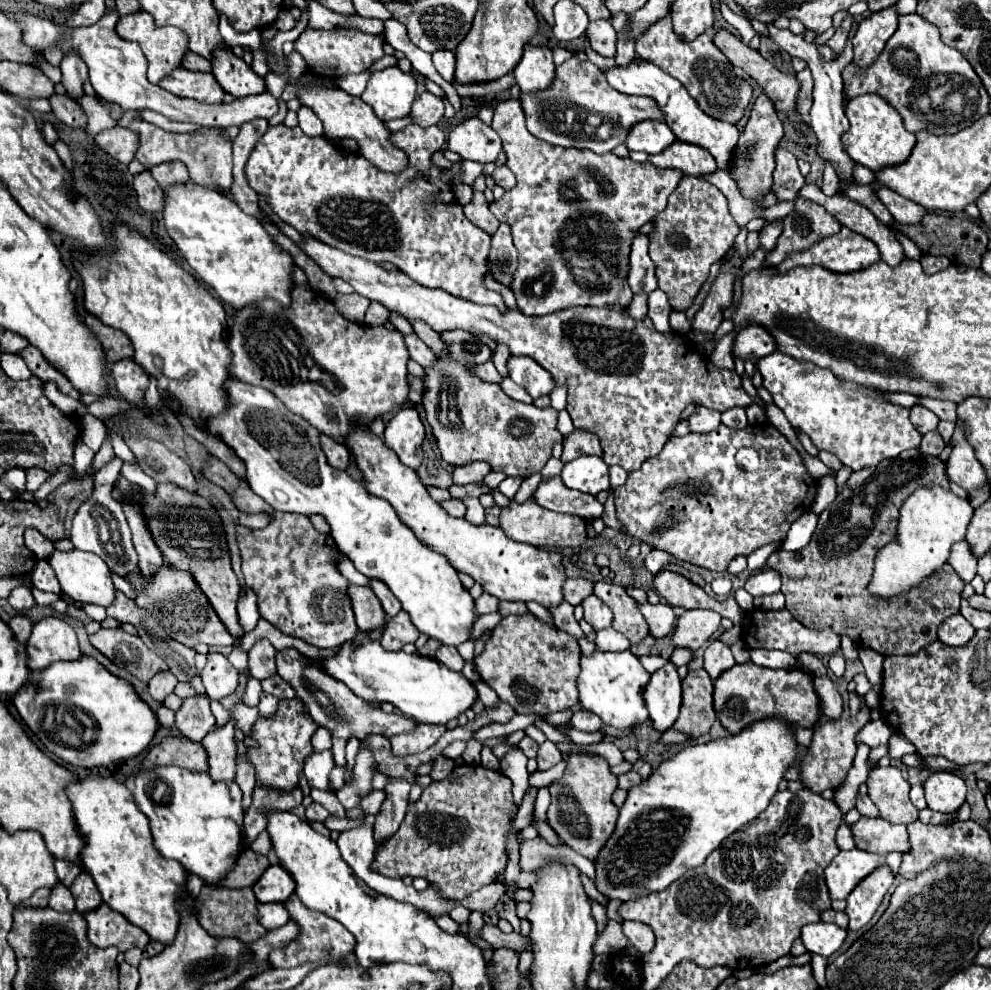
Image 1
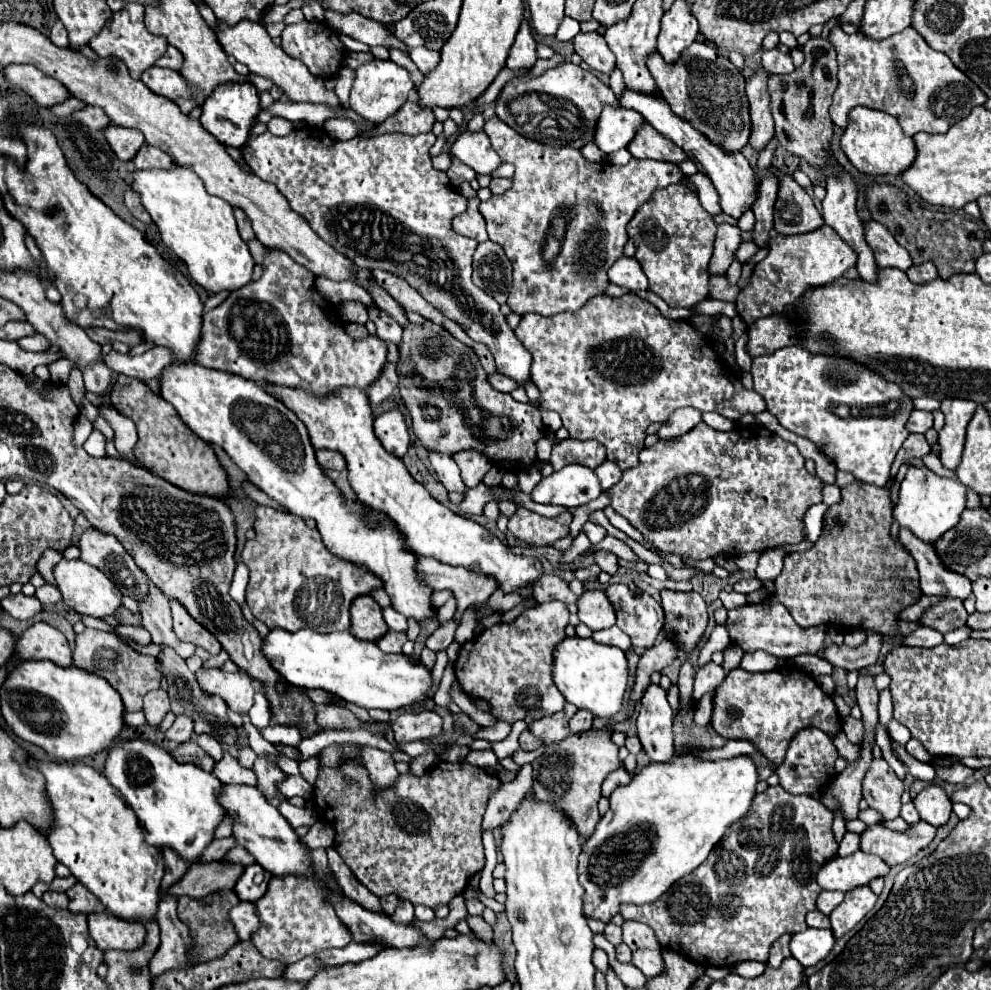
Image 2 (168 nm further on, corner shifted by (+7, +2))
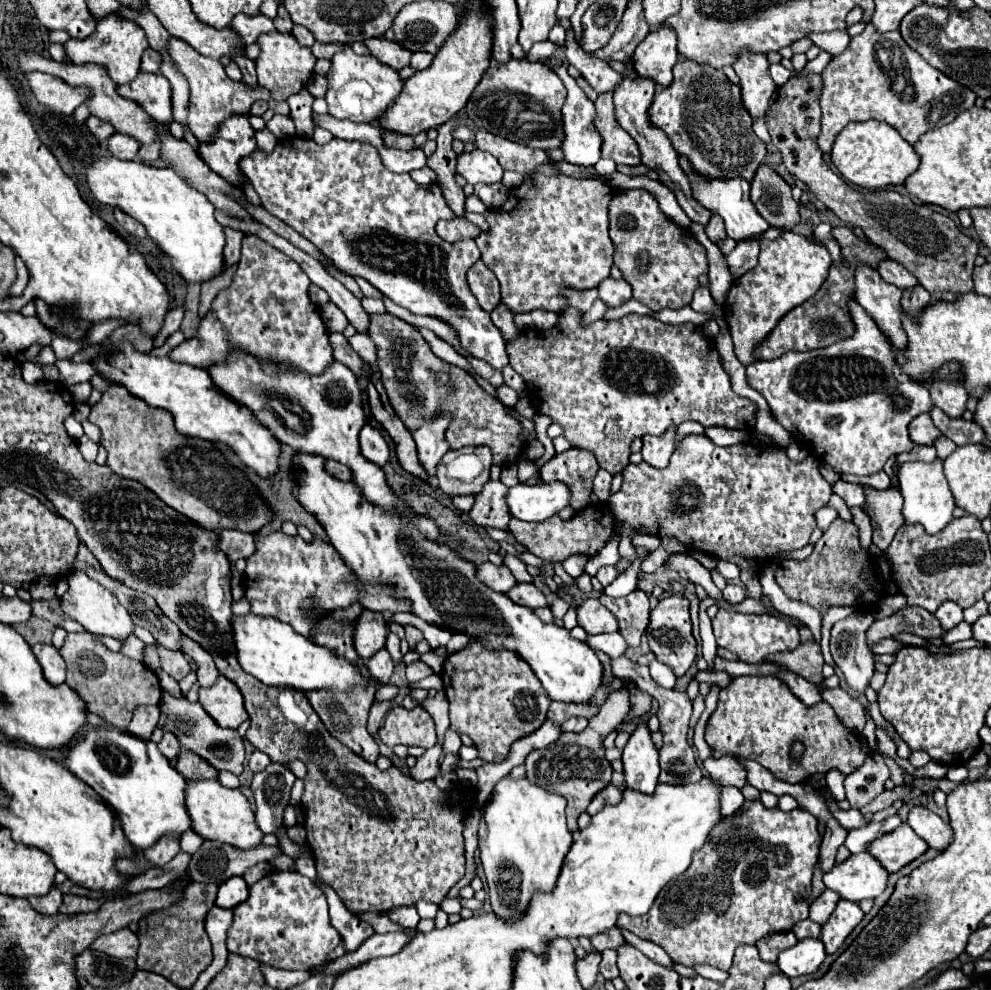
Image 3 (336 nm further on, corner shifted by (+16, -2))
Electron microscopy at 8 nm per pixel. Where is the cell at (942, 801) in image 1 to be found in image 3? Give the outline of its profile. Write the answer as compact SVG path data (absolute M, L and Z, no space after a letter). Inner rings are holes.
M914 807L908 815L908 825L936 851L944 851L952 843L952 827L926 807Z

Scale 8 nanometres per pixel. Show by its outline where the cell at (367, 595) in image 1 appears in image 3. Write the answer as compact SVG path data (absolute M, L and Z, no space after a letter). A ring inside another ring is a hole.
M362 611L358 623L356 623L356 631L354 631L354 647L358 651L358 655L368 661L368 657L376 655L386 641L386 621L382 617L382 613L374 613L374 611Z

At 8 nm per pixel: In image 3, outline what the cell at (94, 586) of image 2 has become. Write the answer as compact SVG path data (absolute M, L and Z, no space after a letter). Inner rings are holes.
M74 571L68 577L68 585L70 585L70 589L62 597L62 609L68 617L78 621L86 631L90 631L94 635L108 635L108 637L114 637L120 641L128 639L134 633L134 621L132 621L128 609L122 607L118 603L118 599L106 587L102 587L98 581L90 579L82 571Z

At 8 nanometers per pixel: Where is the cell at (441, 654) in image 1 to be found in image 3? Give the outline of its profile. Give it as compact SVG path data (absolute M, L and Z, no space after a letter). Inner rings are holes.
M414 661L414 663L410 663L408 667L406 667L406 679L408 681L420 681L420 679L424 679L424 677L428 677L428 675L432 675L434 671L426 665L426 663L422 663L422 661Z

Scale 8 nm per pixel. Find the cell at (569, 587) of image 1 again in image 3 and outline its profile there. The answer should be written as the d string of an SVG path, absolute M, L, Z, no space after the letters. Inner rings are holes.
M518 583L514 589L508 591L508 597L518 603L524 605L528 609L538 609L538 607L546 607L546 599L542 595L540 589L536 589L532 583Z

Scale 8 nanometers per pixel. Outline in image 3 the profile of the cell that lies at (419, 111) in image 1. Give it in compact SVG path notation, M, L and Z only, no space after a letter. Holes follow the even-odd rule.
M384 133L384 145L392 145L394 149L416 149L426 143L426 133L418 133L414 137L410 135L398 135L398 133Z

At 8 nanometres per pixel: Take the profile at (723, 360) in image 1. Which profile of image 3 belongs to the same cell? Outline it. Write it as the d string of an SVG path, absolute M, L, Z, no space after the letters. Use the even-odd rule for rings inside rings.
M768 165L758 167L750 183L750 199L772 227L790 229L800 219L798 203L792 199L790 185Z

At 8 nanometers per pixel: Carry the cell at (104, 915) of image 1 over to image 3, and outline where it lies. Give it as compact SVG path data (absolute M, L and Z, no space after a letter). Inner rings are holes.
M124 927L110 935L100 935L90 947L116 959L136 959L138 937L128 927Z

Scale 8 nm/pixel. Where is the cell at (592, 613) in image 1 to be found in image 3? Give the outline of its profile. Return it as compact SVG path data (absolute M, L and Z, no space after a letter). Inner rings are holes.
M588 597L578 607L578 625L588 635L600 635L600 633L616 633L618 621L616 617L594 597Z

